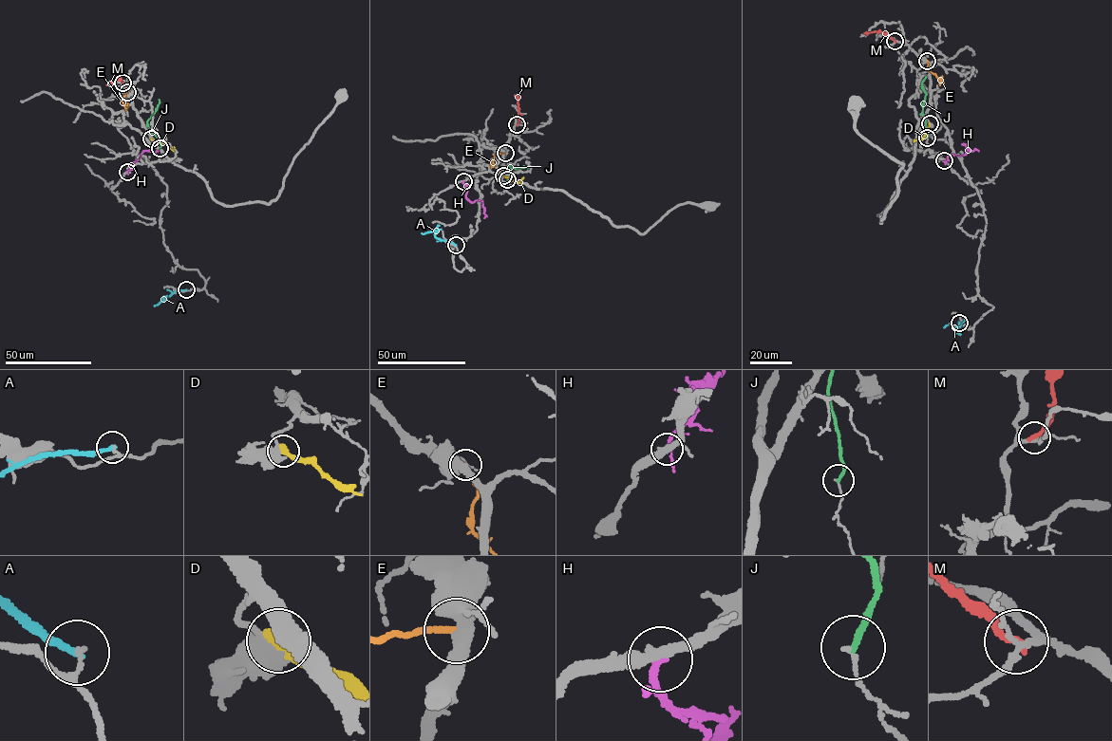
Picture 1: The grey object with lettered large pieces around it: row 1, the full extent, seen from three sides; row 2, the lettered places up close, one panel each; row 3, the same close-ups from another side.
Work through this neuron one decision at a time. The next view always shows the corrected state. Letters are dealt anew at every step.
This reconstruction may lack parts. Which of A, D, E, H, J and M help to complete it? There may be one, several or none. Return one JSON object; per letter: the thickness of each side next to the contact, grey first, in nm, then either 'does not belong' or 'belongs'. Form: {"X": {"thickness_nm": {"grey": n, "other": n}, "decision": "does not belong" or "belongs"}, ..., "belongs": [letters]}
{"A": {"thickness_nm": {"grey": 150, "other": 240}, "decision": "does not belong"}, "D": {"thickness_nm": {"grey": 360, "other": 400}, "decision": "does not belong"}, "E": {"thickness_nm": {"grey": 500, "other": 190}, "decision": "does not belong"}, "H": {"thickness_nm": {"grey": 360, "other": 170}, "decision": "belongs"}, "J": {"thickness_nm": {"grey": 120, "other": 180}, "decision": "does not belong"}, "M": {"thickness_nm": {"grey": 170, "other": 300}, "decision": "does not belong"}, "belongs": ["H"]}

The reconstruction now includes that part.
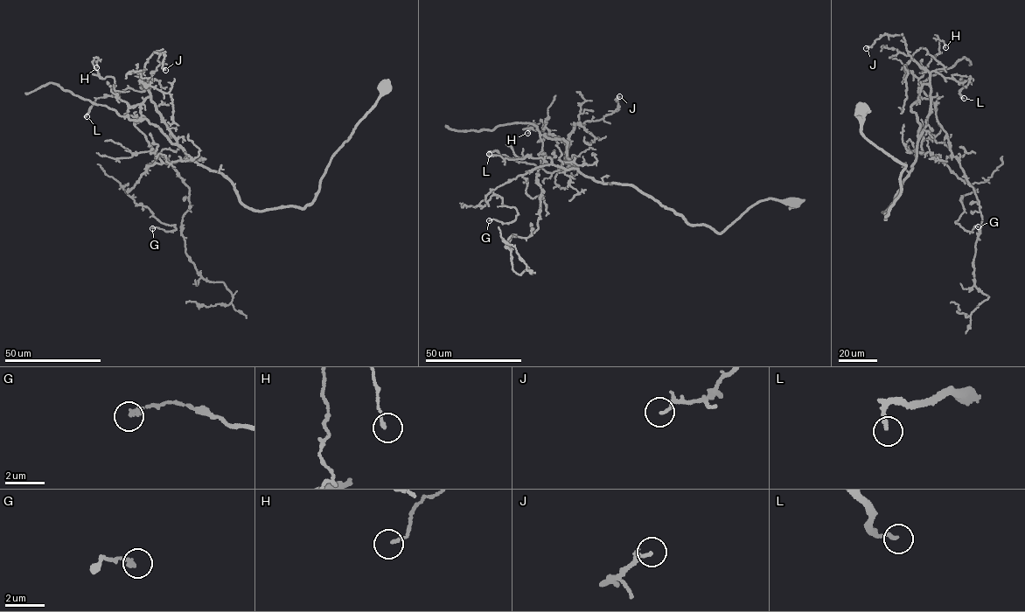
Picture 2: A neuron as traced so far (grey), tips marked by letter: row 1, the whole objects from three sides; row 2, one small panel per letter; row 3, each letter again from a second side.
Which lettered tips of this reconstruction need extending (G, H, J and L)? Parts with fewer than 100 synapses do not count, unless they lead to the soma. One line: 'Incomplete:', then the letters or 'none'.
Incomplete: none

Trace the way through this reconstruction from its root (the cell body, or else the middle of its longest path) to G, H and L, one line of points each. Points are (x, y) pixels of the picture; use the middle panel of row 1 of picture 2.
G: (795, 202), (758, 201), (718, 232), (631, 185), (549, 164), (488, 193), (518, 214), (489, 220)
H: (795, 202), (758, 201), (716, 232), (631, 185), (582, 175), (546, 127), (527, 133)
L: (795, 202), (758, 201), (718, 232), (631, 185), (584, 177), (568, 148), (552, 172), (489, 154)

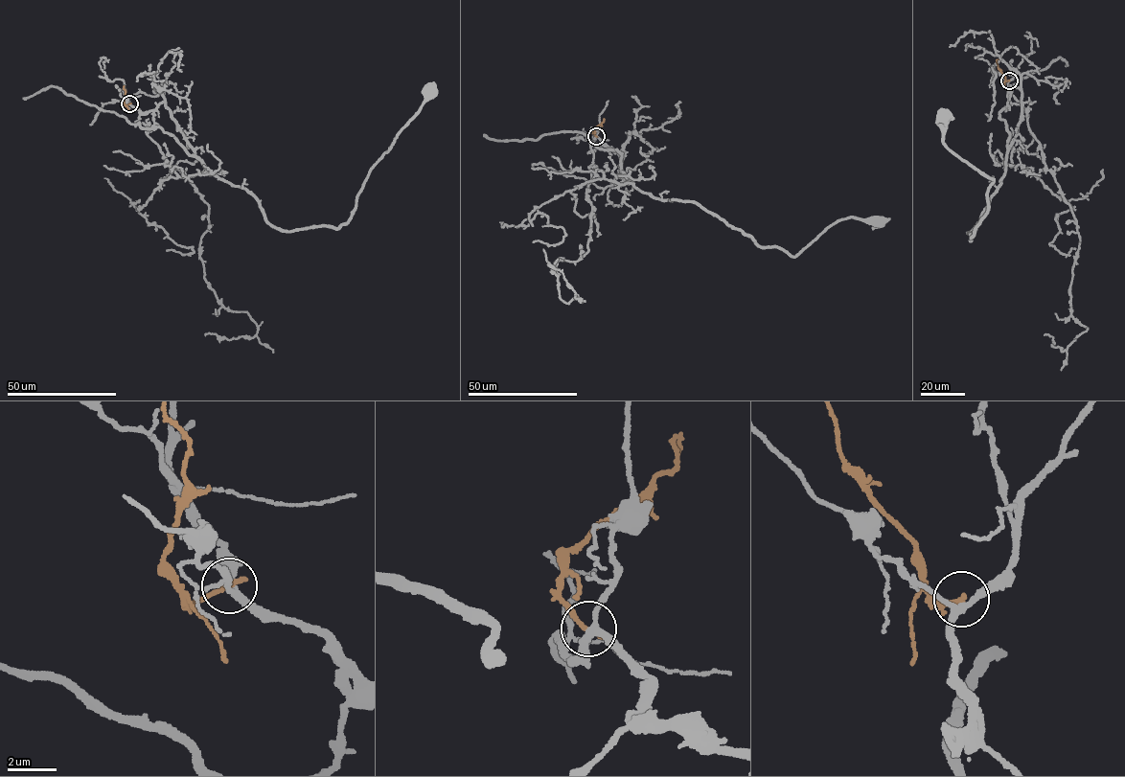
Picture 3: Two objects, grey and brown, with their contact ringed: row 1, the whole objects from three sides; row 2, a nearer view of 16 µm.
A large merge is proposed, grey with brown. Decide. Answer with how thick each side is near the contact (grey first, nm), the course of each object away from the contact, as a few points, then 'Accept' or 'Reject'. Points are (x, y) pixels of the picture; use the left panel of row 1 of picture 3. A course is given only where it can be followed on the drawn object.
Thickness 240 nm (grey) against 240 nm. Course of grey: (128, 104), (152, 110), (154, 126), (292, 231), (350, 218), (370, 168), (429, 91). Course of brown: (128, 103), (126, 105), (124, 102), (124, 86). Reject

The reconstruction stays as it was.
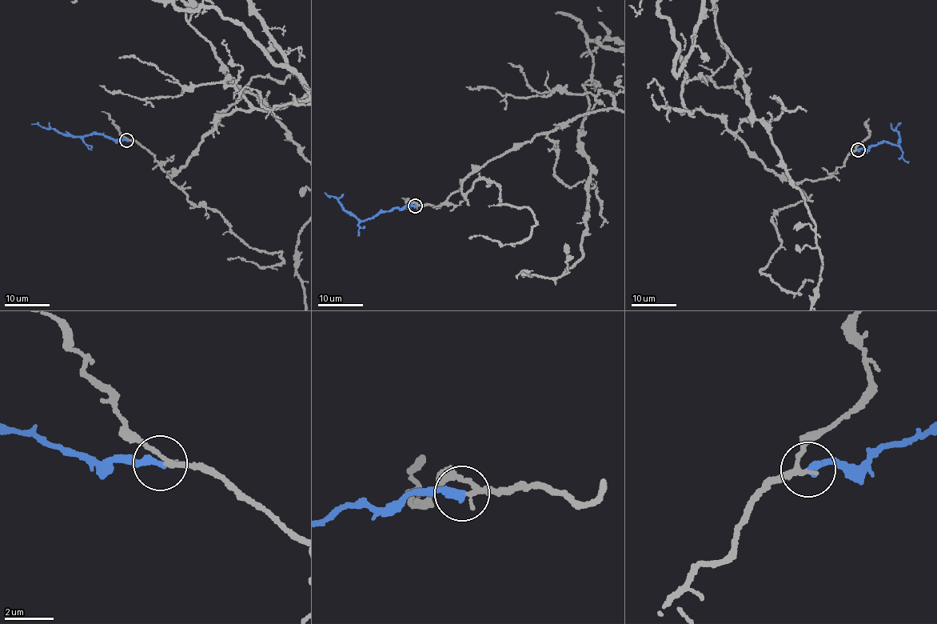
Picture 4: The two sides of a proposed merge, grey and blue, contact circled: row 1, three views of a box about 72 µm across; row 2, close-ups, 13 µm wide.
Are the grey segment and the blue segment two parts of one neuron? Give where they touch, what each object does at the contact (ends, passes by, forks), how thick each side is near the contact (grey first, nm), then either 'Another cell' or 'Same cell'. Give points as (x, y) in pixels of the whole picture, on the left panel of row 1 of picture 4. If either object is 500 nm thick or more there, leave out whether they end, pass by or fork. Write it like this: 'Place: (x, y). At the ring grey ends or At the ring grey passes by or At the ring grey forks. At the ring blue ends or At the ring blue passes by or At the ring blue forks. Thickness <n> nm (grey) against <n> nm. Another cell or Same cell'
Place: (126, 140). At the ring grey passes by. At the ring blue ends. Thickness 160 nm (grey) against 320 nm. Same cell

